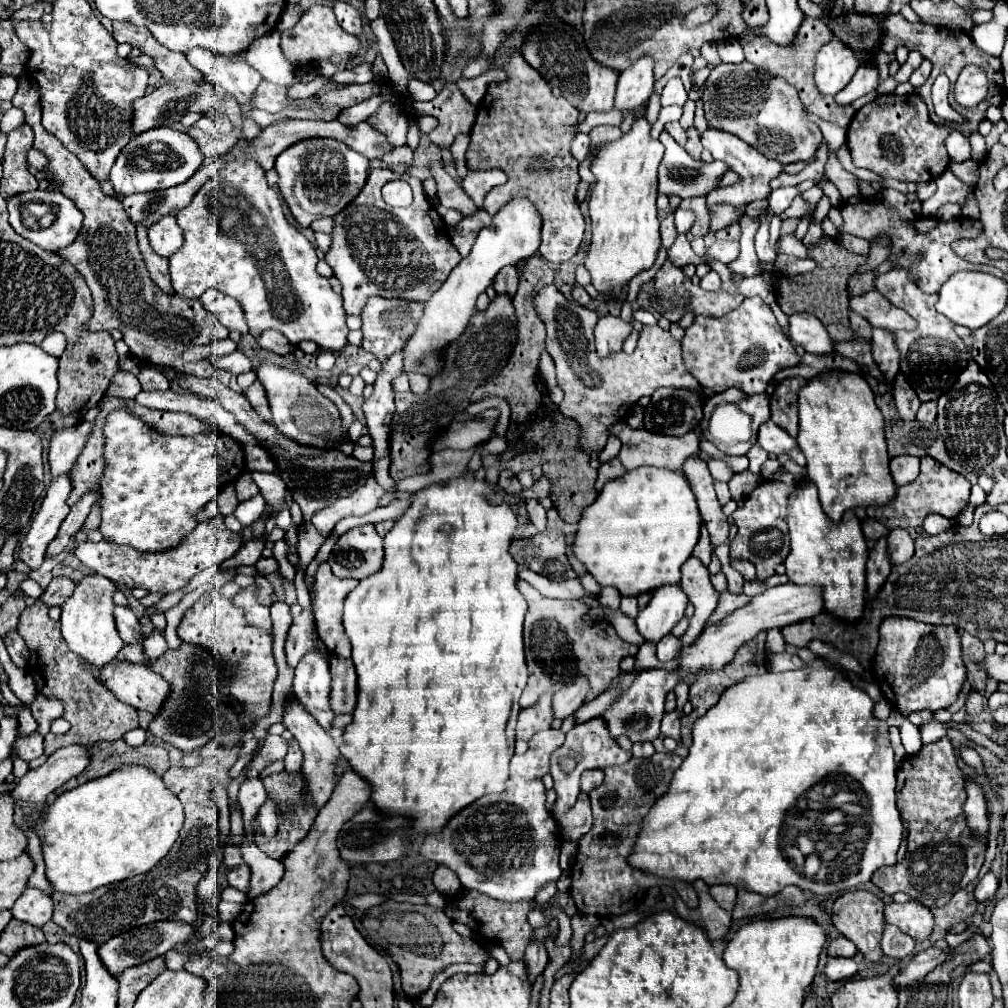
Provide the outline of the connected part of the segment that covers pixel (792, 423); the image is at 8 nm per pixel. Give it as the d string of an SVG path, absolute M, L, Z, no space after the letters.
M790 377L782 383L776 385L772 399L770 399L770 409L772 409L772 421L786 429L792 437L798 433L798 391L800 387L806 385L806 379L802 377Z

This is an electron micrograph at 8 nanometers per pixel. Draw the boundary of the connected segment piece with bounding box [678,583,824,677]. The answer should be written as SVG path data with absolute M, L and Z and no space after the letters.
M786 583L786 585L766 589L764 593L752 597L752 601L748 605L744 605L742 609L736 609L732 615L724 617L722 621L706 627L690 647L684 647L678 673L684 677L690 673L696 673L700 667L702 669L720 669L734 657L734 653L738 651L740 645L754 639L760 631L768 631L772 627L782 629L786 625L810 619L822 611L824 611L824 601L822 601L820 587L810 587L810 585L798 587L794 583Z

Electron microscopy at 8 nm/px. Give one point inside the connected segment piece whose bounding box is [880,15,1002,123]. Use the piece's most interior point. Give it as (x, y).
(948, 51)

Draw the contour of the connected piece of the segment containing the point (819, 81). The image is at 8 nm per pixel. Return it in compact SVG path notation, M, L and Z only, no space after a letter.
M838 39L822 45L816 55L814 81L820 93L836 95L842 91L858 69L858 59Z

